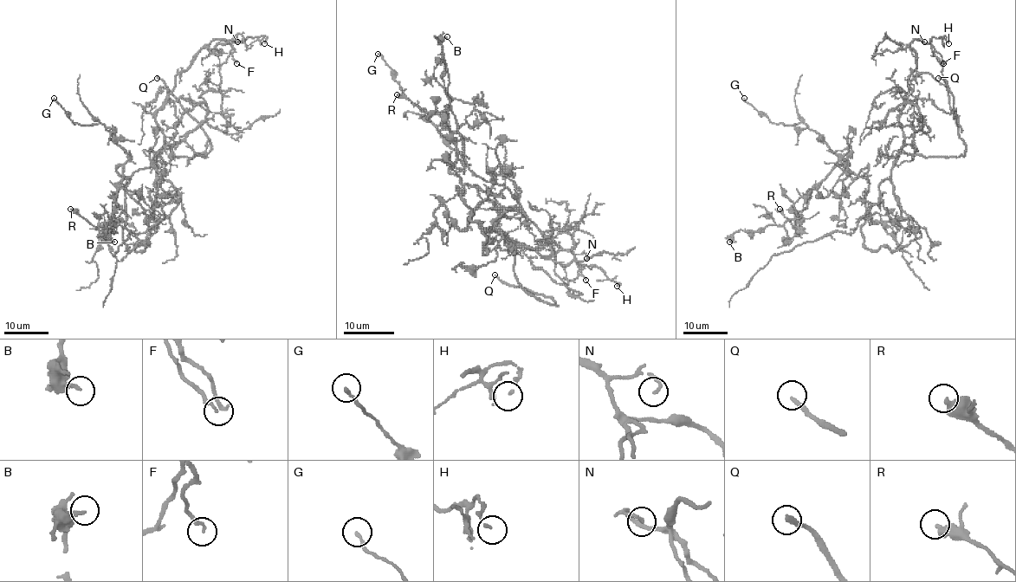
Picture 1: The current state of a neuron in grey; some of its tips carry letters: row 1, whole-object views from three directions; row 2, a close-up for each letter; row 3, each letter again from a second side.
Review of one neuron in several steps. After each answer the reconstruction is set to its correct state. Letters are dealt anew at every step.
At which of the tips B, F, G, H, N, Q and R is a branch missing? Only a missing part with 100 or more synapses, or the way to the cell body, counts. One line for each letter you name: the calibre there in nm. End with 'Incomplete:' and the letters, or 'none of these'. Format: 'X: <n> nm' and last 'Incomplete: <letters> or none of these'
Q: 240 nm
Incomplete: Q

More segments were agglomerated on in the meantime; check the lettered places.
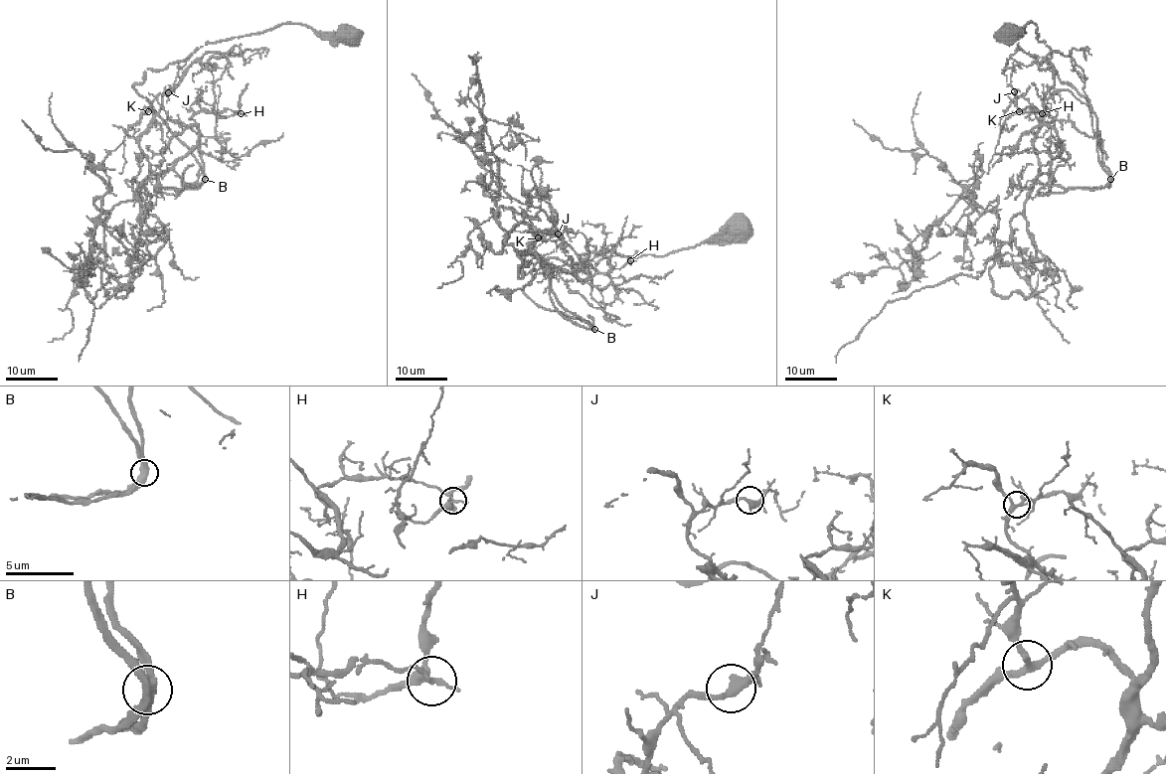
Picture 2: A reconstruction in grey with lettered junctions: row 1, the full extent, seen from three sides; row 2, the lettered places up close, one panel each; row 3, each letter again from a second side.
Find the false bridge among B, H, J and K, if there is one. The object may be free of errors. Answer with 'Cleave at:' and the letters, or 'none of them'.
Cleave at: B

